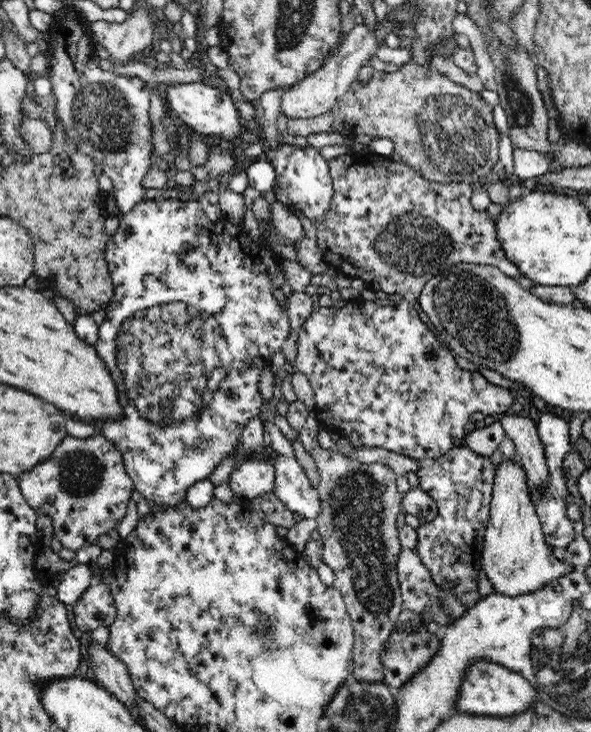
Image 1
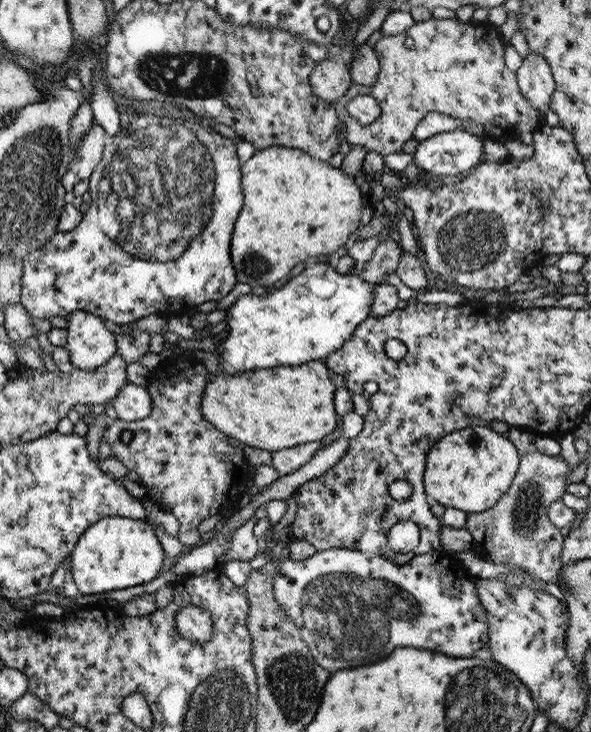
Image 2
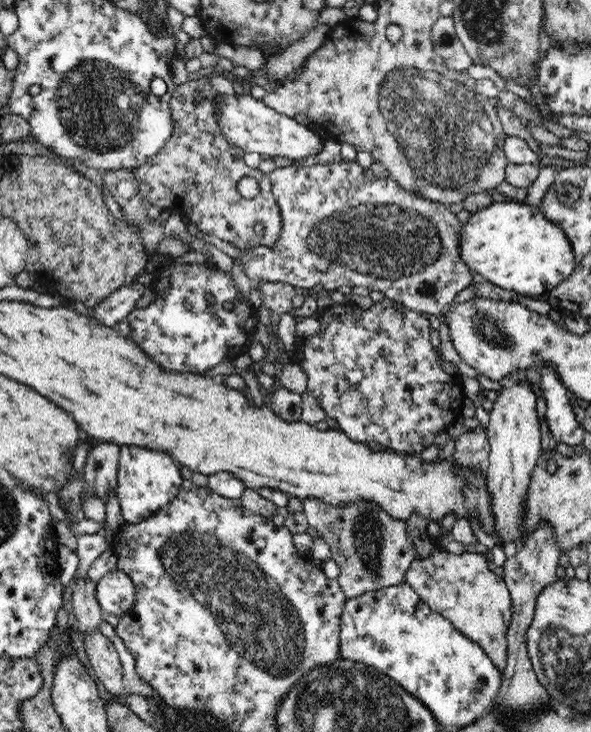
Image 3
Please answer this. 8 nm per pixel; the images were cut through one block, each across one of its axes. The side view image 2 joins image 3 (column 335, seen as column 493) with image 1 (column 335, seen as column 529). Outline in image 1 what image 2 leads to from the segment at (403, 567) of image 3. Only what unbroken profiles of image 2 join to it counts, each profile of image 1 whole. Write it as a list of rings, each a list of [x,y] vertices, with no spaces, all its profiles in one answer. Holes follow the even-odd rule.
[[[318,442],[311,448],[311,456],[317,465],[320,481],[317,493],[320,497],[320,512],[315,518],[318,527],[315,529],[324,543],[321,560],[334,571],[336,588],[344,598],[354,627],[353,676],[366,682],[380,682],[384,678],[384,667],[380,659],[385,640],[393,631],[398,614],[403,609],[403,597],[398,585],[398,558],[403,550],[396,528],[396,518],[401,511],[402,495],[396,489],[398,477],[389,466],[382,462],[360,462],[350,459],[334,449],[324,449]]]

